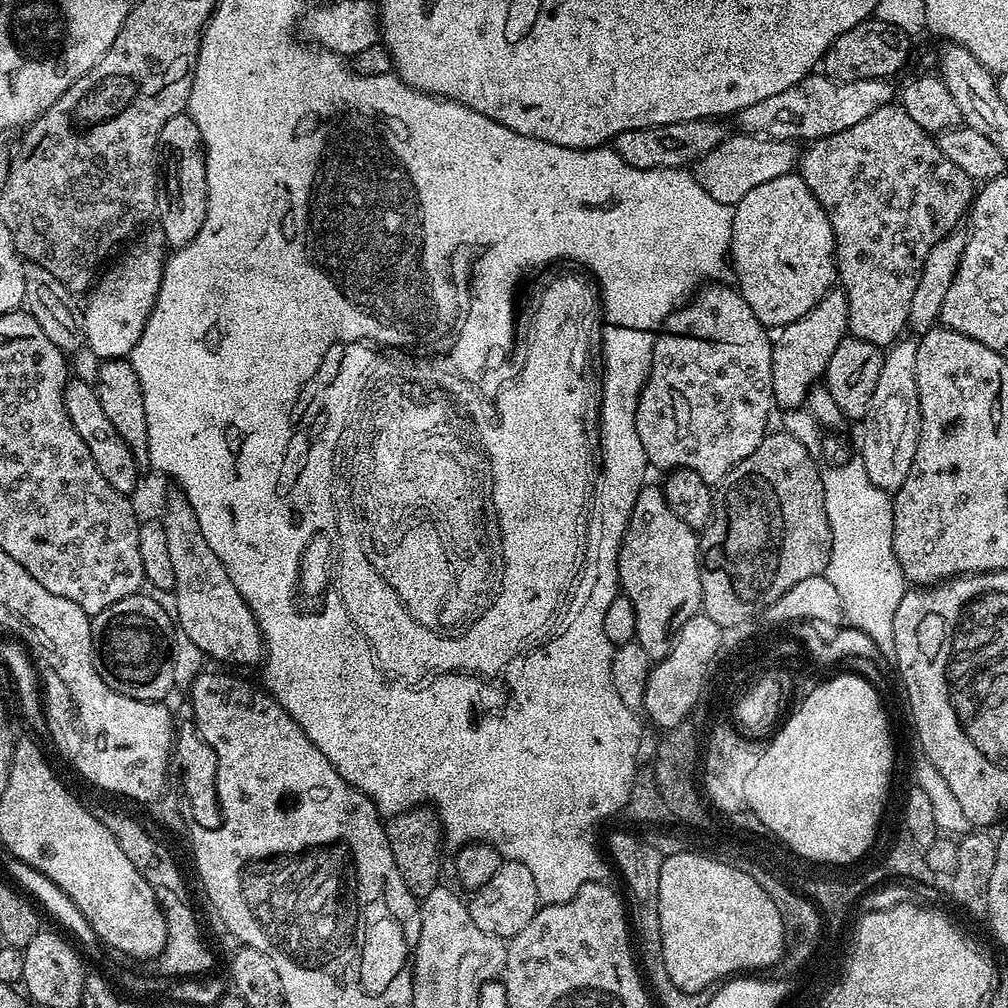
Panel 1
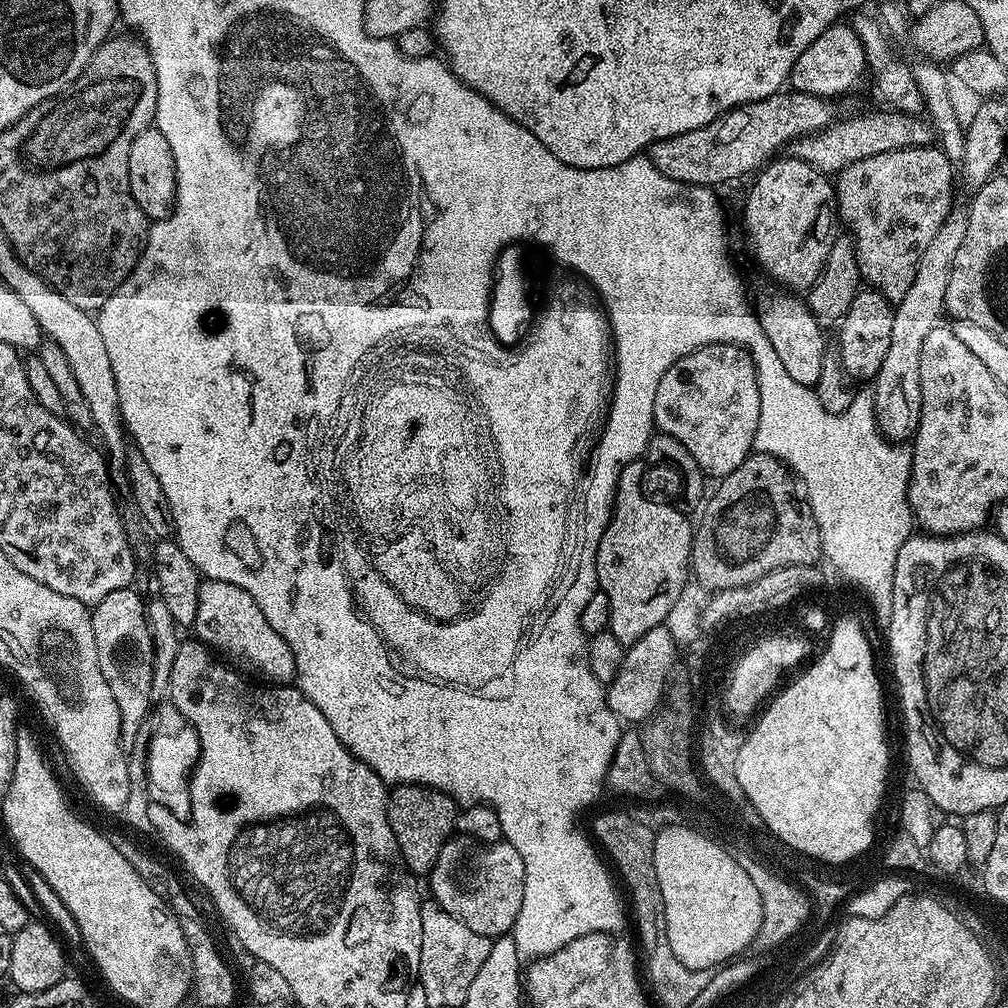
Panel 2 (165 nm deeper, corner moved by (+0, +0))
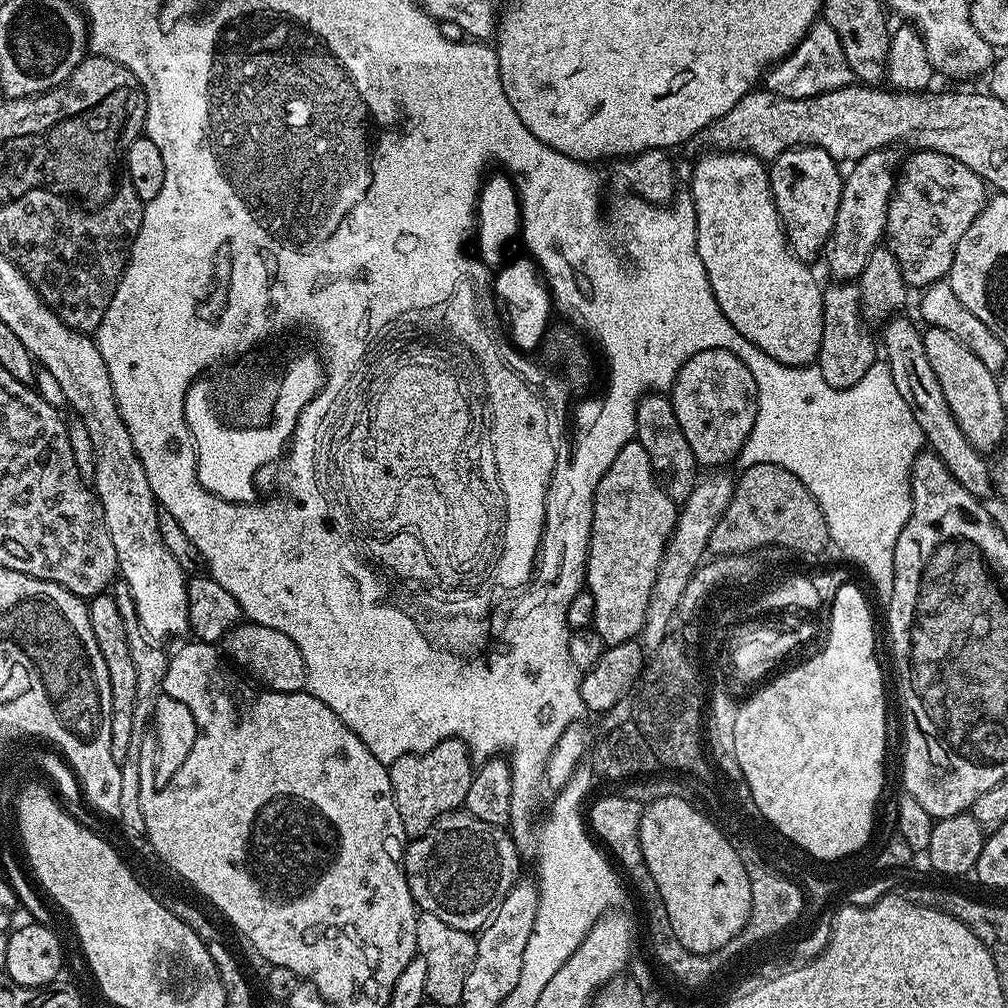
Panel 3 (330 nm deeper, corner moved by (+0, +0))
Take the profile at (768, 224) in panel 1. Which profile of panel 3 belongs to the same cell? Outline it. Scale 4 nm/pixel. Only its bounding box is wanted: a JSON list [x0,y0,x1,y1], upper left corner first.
[768,146,844,262]

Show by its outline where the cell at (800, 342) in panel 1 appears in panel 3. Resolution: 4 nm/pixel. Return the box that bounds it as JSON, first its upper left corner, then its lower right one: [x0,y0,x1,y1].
[822,146,903,282]

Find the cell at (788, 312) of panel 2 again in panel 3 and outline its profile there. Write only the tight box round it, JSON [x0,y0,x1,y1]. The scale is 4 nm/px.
[692,150,822,368]

